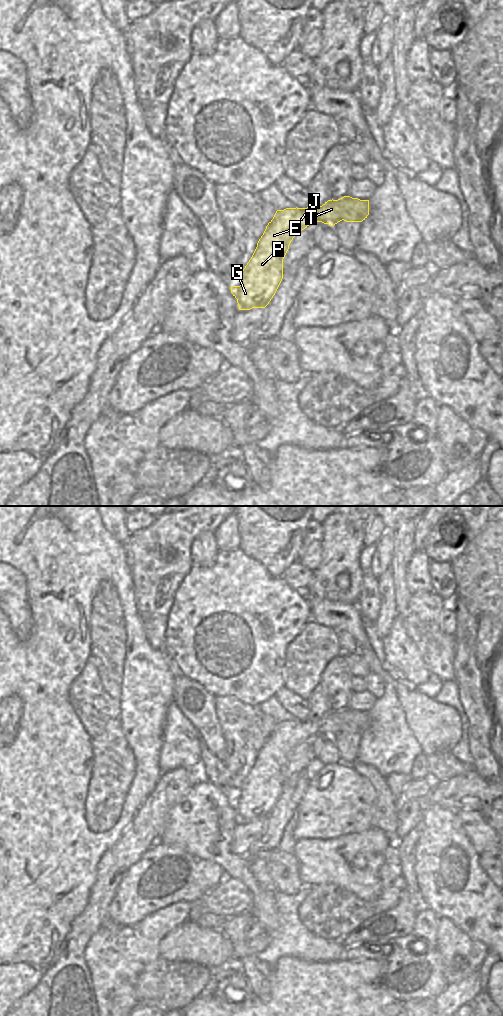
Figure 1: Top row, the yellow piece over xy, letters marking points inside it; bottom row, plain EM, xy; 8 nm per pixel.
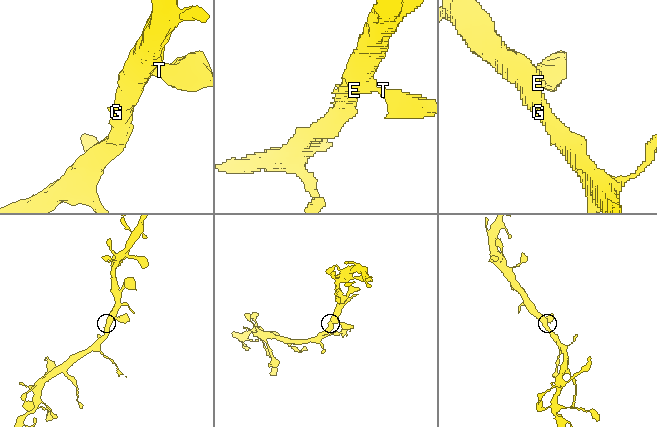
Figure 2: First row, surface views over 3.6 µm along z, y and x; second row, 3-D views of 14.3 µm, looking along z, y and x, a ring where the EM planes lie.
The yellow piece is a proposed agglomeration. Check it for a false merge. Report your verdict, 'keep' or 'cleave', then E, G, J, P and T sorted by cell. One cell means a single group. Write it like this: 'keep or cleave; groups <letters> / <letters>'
keep; groups E G J P T

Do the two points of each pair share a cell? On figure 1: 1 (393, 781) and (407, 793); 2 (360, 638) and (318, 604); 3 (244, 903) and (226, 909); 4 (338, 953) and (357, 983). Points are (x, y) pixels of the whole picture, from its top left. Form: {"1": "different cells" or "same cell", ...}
{"1": "different cells", "2": "same cell", "3": "same cell", "4": "different cells"}

